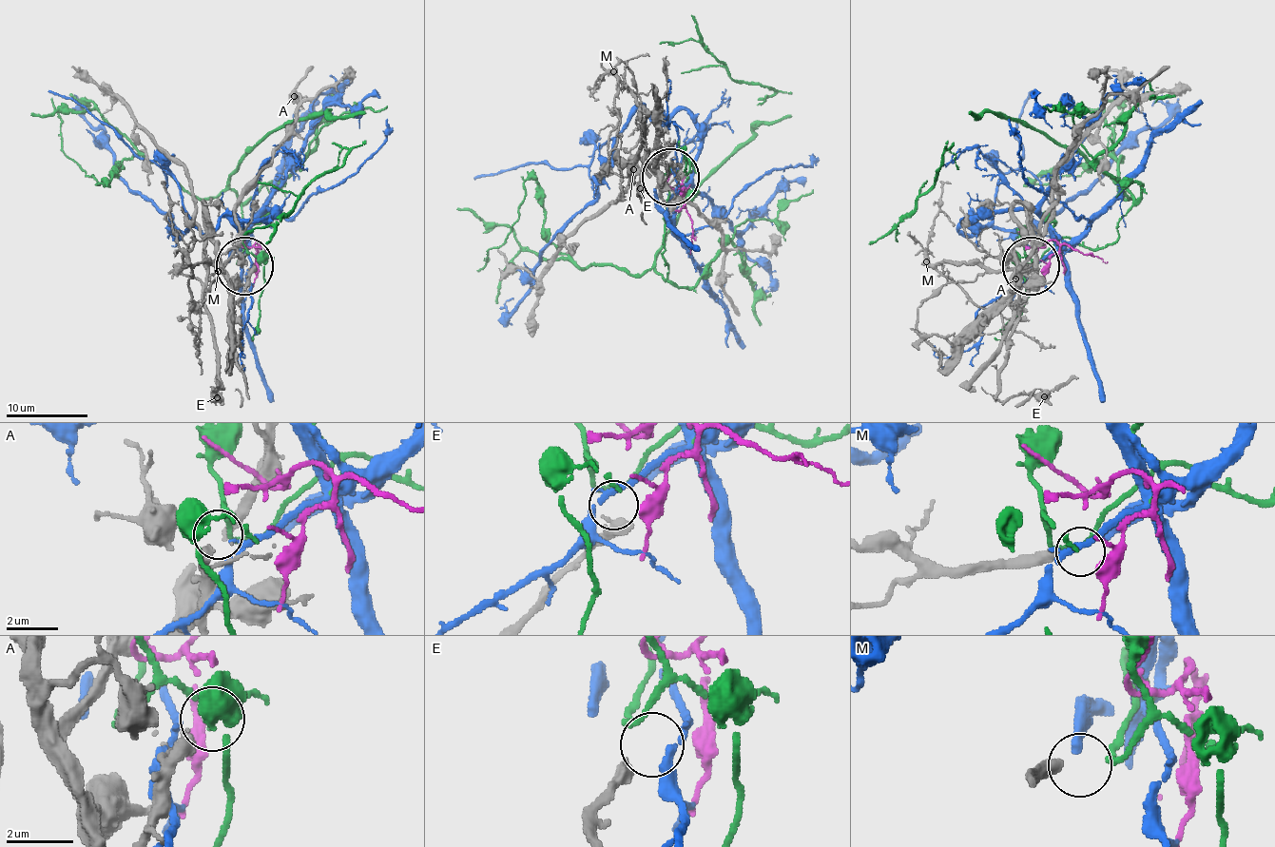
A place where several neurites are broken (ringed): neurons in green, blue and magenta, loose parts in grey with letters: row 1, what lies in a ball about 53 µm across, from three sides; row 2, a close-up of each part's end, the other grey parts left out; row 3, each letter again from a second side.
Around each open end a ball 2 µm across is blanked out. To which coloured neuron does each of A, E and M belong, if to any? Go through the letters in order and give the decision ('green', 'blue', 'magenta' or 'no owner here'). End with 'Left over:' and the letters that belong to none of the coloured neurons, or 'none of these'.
A: no owner here
E: no owner here
M: blue
Left over: A, E

